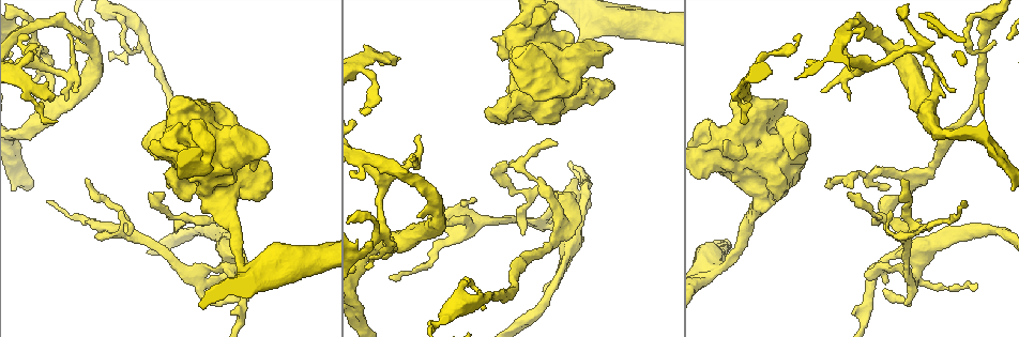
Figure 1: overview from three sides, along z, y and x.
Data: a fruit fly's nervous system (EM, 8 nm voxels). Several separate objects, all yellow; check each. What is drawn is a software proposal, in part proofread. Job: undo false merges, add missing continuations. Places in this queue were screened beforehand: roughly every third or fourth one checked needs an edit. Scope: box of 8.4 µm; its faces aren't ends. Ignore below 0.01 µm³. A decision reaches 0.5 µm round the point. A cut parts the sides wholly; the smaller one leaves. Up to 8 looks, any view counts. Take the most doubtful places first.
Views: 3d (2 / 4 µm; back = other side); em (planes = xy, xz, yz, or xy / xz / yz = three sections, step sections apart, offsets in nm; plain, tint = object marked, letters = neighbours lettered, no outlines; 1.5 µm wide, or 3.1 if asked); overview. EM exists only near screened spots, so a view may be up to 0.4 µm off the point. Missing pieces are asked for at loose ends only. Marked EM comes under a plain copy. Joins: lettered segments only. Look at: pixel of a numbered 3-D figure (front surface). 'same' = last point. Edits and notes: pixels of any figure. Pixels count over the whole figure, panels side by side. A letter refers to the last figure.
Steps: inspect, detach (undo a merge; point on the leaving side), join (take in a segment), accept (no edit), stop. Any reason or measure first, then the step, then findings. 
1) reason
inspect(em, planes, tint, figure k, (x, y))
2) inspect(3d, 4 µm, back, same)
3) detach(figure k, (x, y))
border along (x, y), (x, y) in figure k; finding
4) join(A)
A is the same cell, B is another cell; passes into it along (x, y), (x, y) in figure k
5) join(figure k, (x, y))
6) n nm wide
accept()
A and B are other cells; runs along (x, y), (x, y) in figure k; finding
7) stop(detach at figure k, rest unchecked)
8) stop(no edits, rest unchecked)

thin end
inspect(em, planes, letters, figure 1, (977, 286))

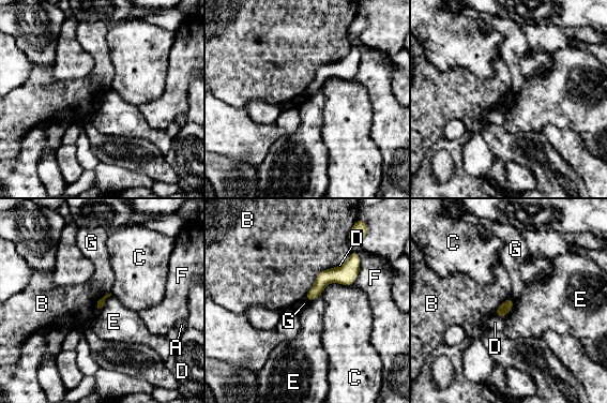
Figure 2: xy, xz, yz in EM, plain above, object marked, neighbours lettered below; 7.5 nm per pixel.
accept()
A, B, C, D, E, F and G are other cells; border along (111, 295), (97, 309) in figure 2; none of them fits

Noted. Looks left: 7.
calibre changes
inspect(3d, 4 µm, figure 1, (507, 39))

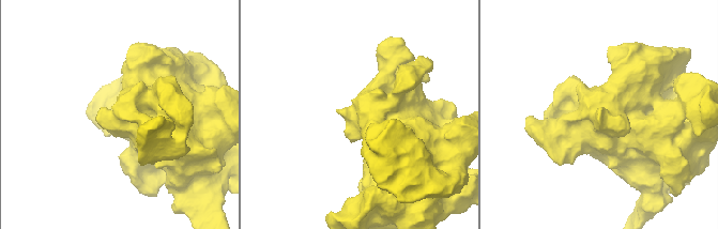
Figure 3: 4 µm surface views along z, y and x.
inspect(em, planes, letters, figure 3, (360, 113))

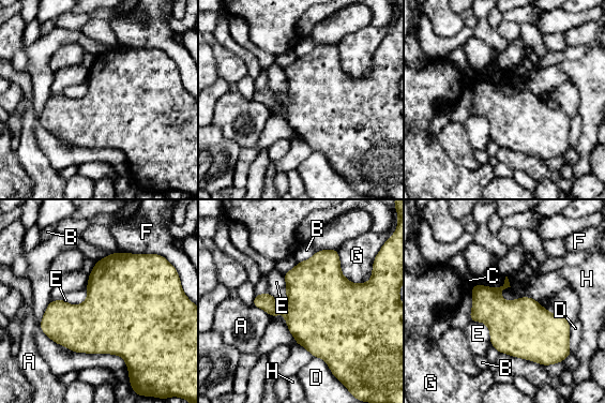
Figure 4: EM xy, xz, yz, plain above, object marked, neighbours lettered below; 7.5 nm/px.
320 nm wide
accept()
A, B, C, D, E, F, G and H are other cells; border along (470, 321), (486, 325), (492, 344) in figure 4; all the same neuron

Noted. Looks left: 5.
tapers out
inspect(em, planes, letters, figure 1, (431, 216))

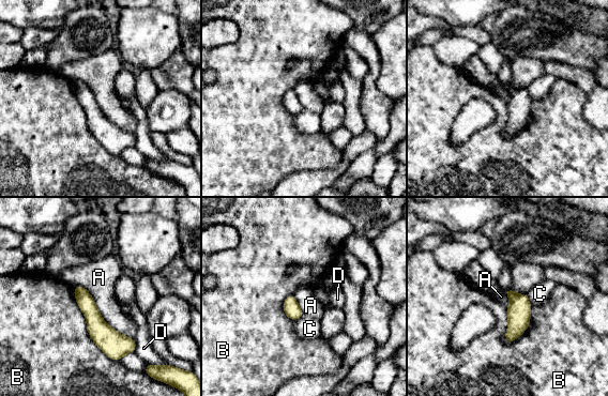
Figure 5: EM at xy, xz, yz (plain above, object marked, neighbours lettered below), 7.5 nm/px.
accept()
A, B, C and D are other cells; border along (73, 287), (134, 339) in figure 5; none of them fits

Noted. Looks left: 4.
tapers out
inspect(em, planes, letters, figure 1, (890, 186))

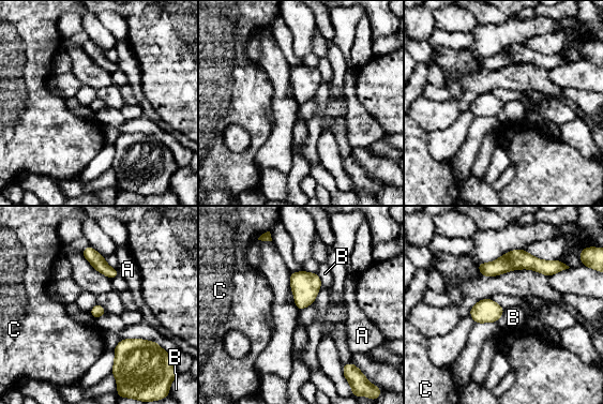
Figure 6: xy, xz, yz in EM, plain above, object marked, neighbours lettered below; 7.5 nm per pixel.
accept()
A, B and C are other cells; border along (107, 312), (94, 319) in figure 6; no lettered segment goes on from it

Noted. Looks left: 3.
stop(no edits, rest unchecked)

